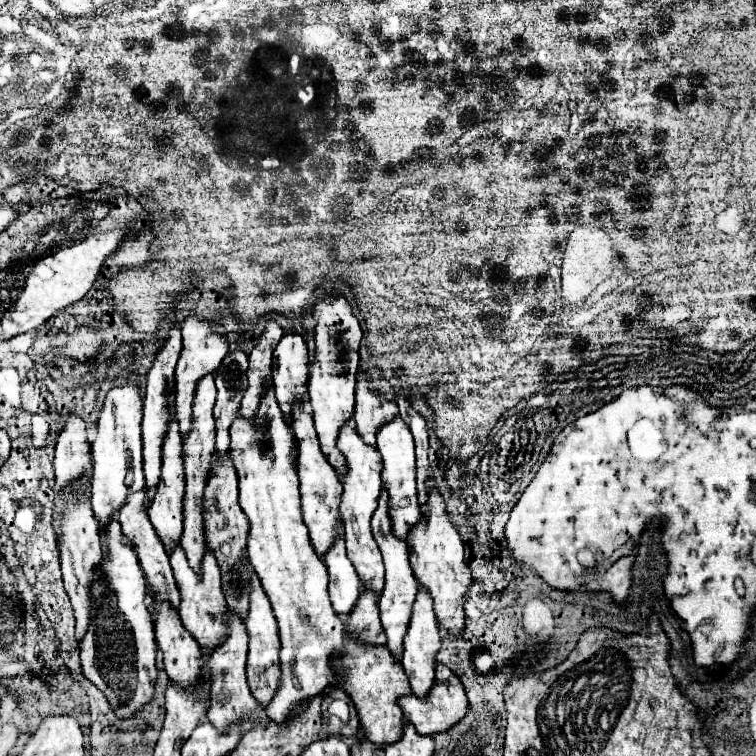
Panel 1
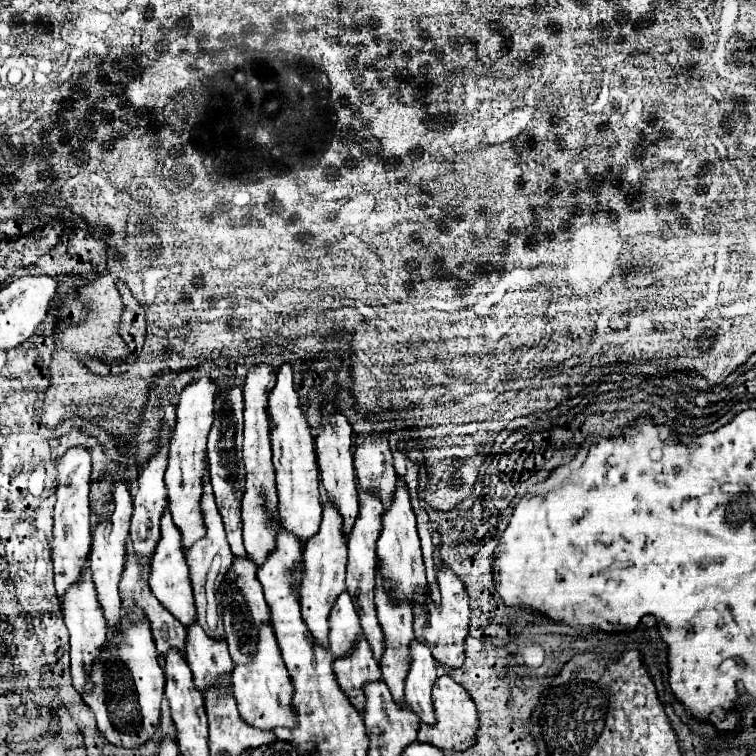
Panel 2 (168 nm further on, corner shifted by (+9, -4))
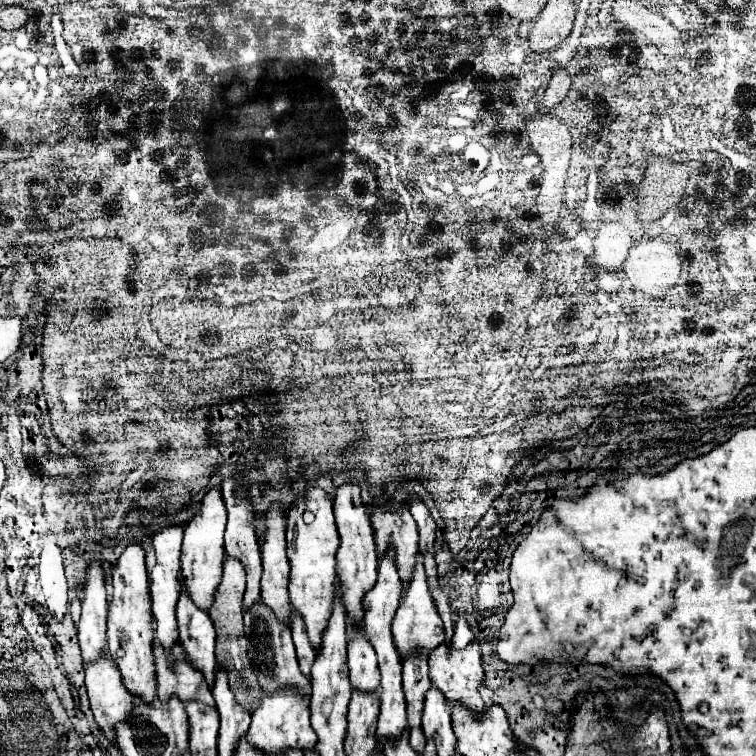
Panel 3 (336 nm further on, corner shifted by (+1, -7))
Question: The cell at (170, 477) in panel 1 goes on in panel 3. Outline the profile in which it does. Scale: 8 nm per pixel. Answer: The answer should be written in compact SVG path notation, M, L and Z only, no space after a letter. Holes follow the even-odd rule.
M182 580L182 596L178 600L176 608L178 616L178 628L180 628L180 644L186 648L186 656L190 656L190 664L206 676L206 684L210 688L214 686L214 672L218 670L216 658L214 658L214 646L216 646L216 632L210 624L210 616L194 606L190 600L184 580Z

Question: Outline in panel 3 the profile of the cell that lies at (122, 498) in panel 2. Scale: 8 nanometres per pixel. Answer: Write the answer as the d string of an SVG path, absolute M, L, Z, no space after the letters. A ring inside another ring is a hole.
M132 542L120 556L112 572L112 604L108 606L108 652L118 664L126 690L140 700L156 698L154 680L154 616L150 612L150 592L144 550Z

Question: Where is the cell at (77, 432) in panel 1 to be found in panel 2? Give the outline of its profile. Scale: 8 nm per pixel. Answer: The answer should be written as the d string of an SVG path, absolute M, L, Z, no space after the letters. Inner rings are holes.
M70 447L58 461L58 487L54 505L54 525L52 525L52 563L54 563L54 583L58 599L62 599L68 585L78 581L78 573L90 553L90 471L92 459L88 449Z

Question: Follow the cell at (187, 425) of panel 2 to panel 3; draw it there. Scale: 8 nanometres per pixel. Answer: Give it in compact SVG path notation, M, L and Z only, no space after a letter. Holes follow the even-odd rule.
M210 490L200 506L200 512L184 528L182 542L182 576L186 576L186 590L190 592L194 604L204 612L210 610L214 602L214 588L222 580L222 560L224 560L224 528L226 528L226 506L218 490Z

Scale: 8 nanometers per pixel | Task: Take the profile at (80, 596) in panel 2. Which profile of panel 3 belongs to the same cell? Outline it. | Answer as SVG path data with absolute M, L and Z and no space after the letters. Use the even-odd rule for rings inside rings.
M108 654L86 666L86 690L100 732L116 746L114 728L130 716L134 696L126 692L118 666L108 658Z

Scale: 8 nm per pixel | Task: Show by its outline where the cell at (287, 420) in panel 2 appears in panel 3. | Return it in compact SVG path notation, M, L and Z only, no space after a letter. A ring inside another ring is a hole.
M310 484L310 490L300 496L294 508L288 512L286 526L286 542L288 542L288 560L290 560L290 604L302 616L312 648L318 652L318 644L322 644L322 628L326 628L326 620L330 618L330 608L334 606L334 582L336 582L336 550L340 544L332 502L328 500L322 488Z

